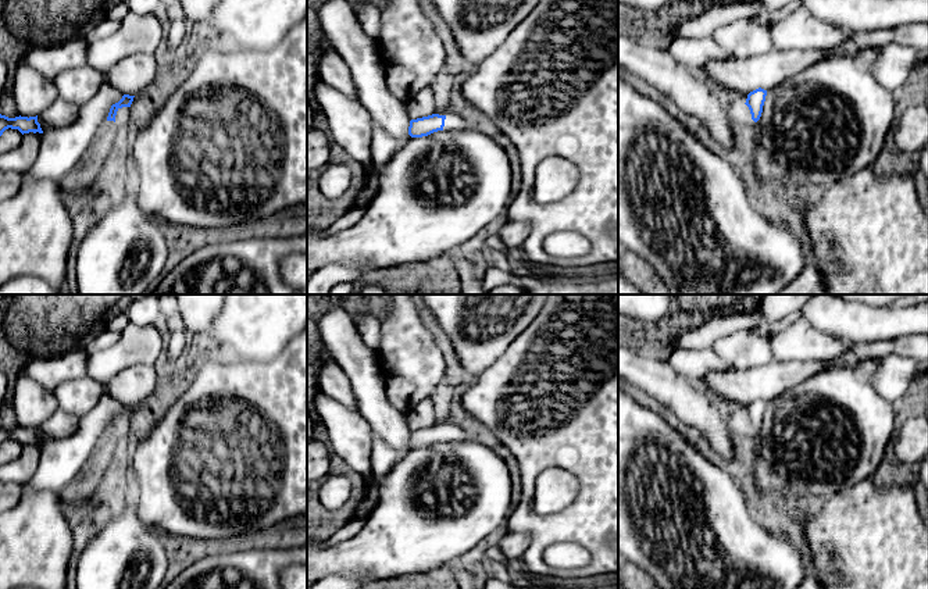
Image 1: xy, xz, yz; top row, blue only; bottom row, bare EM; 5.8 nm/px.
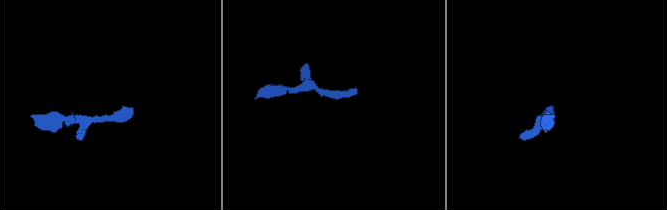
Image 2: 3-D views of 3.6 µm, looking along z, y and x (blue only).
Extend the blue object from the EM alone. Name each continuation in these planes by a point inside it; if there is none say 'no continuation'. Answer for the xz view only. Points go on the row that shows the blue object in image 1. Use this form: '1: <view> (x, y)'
1: xz (453, 122)

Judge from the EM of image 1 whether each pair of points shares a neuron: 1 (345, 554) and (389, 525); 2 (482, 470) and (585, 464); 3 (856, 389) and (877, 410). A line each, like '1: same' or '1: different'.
1: same
2: different
3: same

